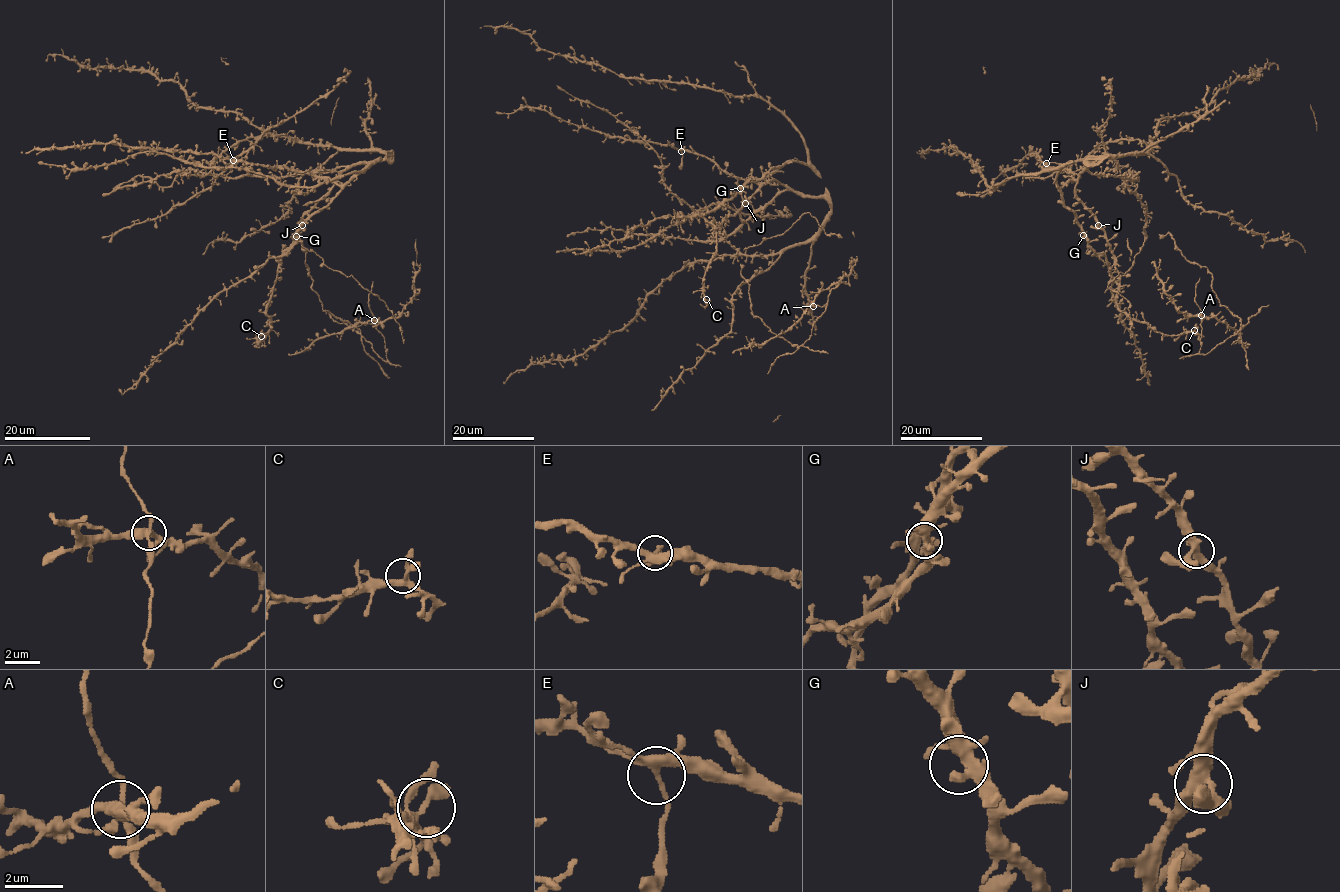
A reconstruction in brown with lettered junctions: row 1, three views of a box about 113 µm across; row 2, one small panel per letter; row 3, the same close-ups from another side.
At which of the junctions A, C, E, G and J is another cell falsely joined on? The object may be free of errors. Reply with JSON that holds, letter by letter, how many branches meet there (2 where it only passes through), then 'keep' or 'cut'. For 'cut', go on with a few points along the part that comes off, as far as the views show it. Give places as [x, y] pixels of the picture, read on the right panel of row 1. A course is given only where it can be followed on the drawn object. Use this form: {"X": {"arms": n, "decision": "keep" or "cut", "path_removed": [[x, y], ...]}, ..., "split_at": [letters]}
{"A": {"arms": 4, "decision": "keep"}, "C": {"arms": 4, "decision": "keep"}, "E": {"arms": 4, "decision": "cut", "path_removed": [[1046, 164], [1058, 163], [1062, 168]]}, "G": {"arms": 4, "decision": "keep"}, "J": {"arms": 4, "decision": "keep"}, "split_at": ["E"]}

